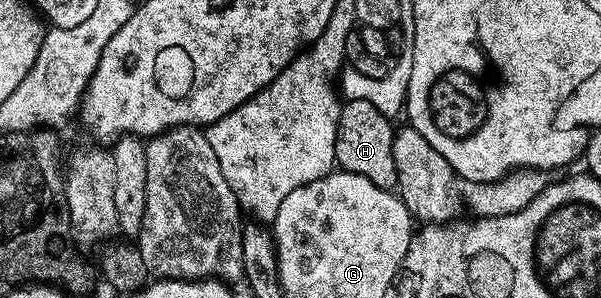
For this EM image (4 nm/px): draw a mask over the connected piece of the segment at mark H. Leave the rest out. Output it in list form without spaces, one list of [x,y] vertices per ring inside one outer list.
[[[349,100],[341,107],[338,118],[338,134],[336,135],[336,162],[343,171],[350,174],[362,174],[362,178],[370,178],[374,186],[396,188],[396,171],[394,170],[394,124],[389,117],[378,110],[378,106],[370,106],[370,102]]]

